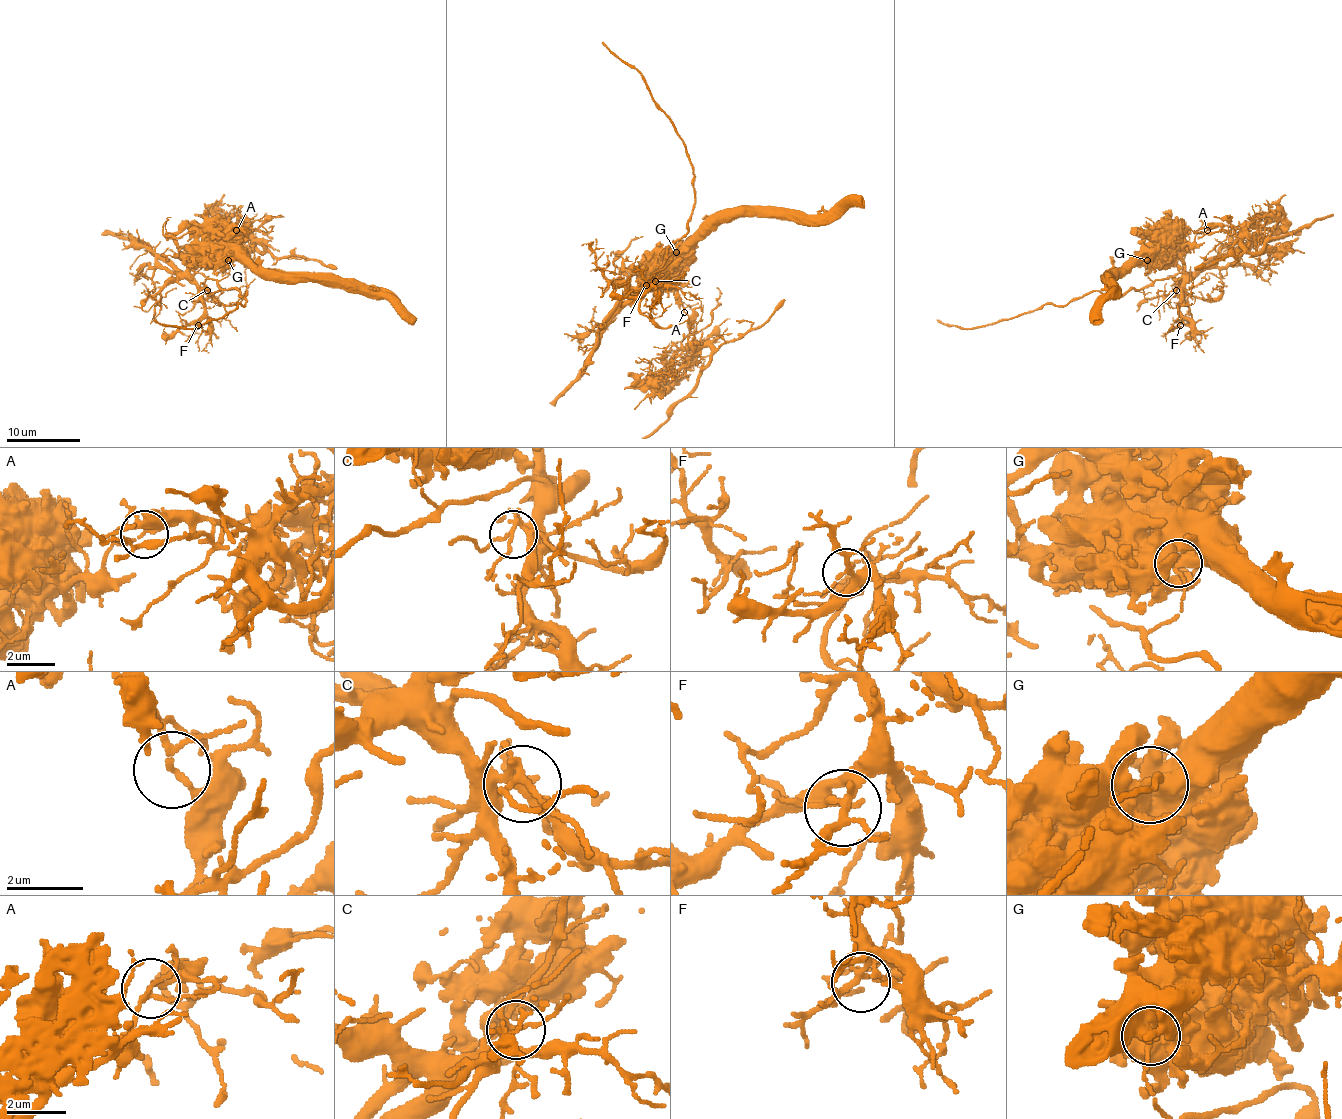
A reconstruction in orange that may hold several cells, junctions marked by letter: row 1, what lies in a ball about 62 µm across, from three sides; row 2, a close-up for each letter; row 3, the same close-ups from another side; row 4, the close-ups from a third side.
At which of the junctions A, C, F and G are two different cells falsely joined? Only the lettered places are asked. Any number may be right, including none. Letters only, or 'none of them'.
A, G

